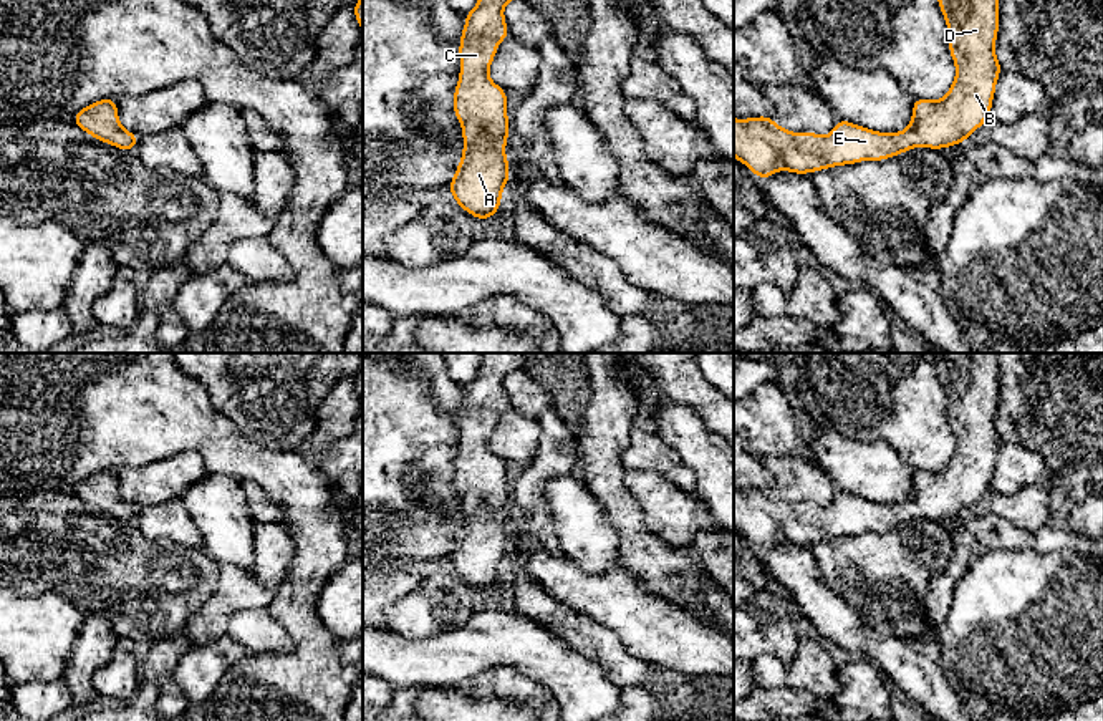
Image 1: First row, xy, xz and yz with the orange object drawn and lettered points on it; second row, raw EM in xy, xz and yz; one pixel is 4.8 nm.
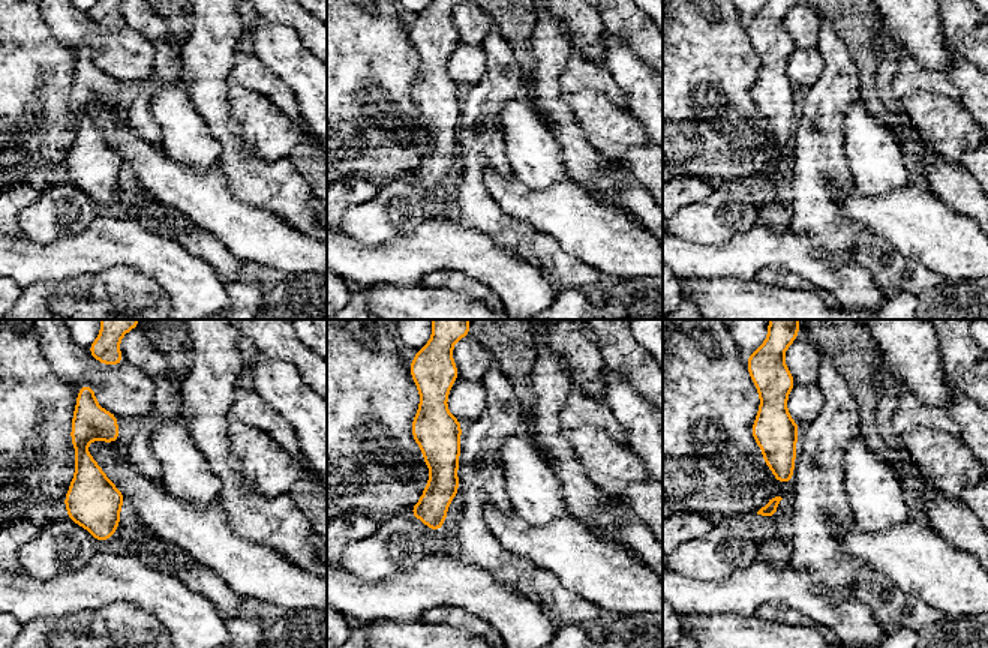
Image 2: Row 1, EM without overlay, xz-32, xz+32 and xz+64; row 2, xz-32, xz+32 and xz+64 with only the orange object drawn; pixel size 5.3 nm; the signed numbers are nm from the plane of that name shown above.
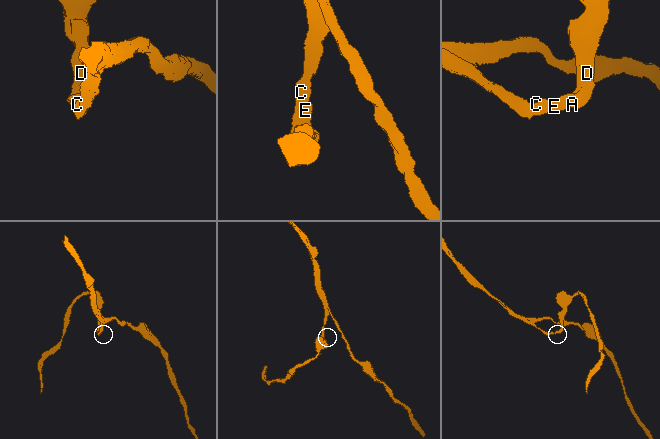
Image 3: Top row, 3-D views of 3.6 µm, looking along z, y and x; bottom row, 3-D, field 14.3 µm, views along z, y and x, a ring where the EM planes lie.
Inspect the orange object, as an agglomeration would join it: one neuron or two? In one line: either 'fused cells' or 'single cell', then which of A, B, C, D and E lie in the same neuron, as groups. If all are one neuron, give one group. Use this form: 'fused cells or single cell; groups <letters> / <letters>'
single cell; groups A B C D E

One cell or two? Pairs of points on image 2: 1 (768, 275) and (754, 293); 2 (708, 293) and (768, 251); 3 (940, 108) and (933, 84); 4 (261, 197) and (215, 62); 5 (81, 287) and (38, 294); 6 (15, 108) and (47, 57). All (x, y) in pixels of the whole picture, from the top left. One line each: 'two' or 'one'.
1: two
2: two
3: two
4: one
5: one
6: one

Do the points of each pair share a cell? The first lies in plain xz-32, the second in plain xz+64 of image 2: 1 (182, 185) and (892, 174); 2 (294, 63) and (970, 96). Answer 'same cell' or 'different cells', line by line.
1: different cells
2: same cell

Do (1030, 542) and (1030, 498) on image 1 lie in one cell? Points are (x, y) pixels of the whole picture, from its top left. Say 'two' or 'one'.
two

